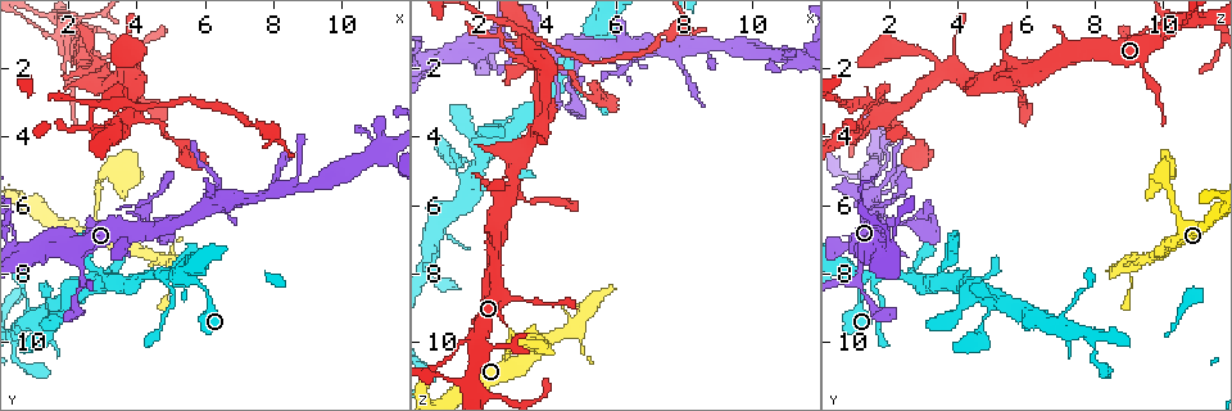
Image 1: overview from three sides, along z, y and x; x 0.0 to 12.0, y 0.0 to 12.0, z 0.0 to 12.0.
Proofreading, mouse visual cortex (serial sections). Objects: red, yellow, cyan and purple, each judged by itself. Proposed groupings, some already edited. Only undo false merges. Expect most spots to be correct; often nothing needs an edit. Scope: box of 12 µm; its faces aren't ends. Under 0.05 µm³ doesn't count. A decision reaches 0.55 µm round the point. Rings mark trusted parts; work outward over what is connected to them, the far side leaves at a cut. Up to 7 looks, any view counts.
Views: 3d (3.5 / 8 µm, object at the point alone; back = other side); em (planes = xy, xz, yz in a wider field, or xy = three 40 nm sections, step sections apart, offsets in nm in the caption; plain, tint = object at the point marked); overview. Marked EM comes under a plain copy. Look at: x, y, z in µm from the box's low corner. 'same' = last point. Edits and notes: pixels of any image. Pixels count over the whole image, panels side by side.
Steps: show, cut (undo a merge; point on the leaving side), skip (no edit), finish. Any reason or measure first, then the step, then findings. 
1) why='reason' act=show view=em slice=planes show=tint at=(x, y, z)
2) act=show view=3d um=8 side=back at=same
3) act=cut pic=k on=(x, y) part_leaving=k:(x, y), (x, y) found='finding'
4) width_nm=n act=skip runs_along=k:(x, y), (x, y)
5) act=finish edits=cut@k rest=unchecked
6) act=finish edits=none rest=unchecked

why='four or more arms meet' act=show view=3d um=3.5 at=(2.1, 8.7, 4.3)

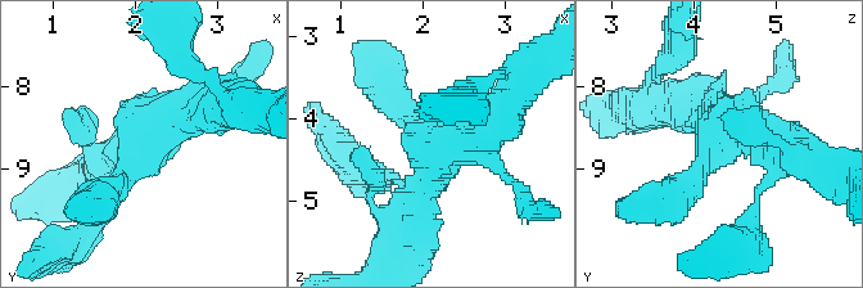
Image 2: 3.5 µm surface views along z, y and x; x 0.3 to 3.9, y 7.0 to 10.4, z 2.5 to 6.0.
arms=4 arm_widths_nm=150,300,400,500 act=show view=em slice=xy step=3 show=tint at=(2.15, 8.75, 4.20)

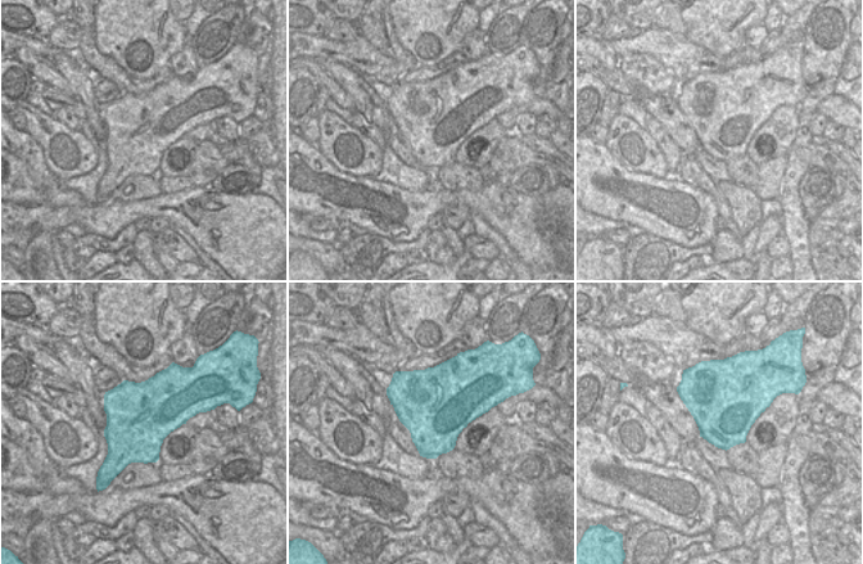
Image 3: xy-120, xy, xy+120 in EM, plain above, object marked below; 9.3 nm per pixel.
width_nm=700 act=skip runs_along=2:(513, 100), (438, 153), (406, 212) found='one cell here'

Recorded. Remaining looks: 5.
why='abrupt turn' act=show view=3d um=3.5 at=(3.8, 2.9, 1.1)

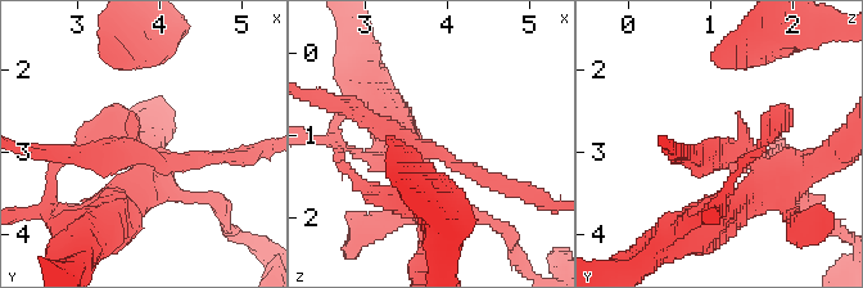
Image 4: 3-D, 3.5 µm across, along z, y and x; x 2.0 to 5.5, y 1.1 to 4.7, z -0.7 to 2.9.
why='need the tissue' act=show view=em slice=xy step=5 show=tint at=(3.70, 2.95, 1.20)

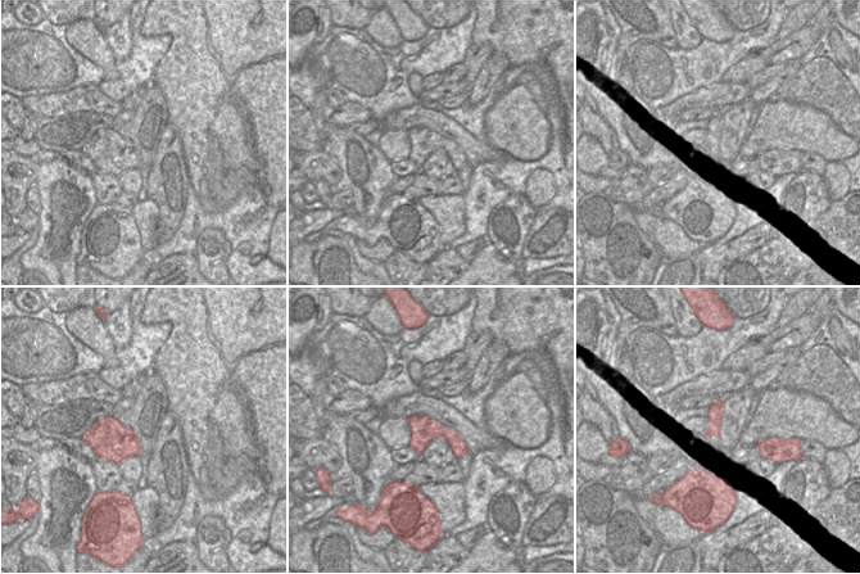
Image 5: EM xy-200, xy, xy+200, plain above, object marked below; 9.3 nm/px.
arms=3 act=cut pic=4 on=(98, 156) part_leaving=4:(132, 144), (161, 163), (224, 156) found='two cells meet here'

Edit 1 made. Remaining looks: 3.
act=finish edits=cut@4 rest=unchecked

